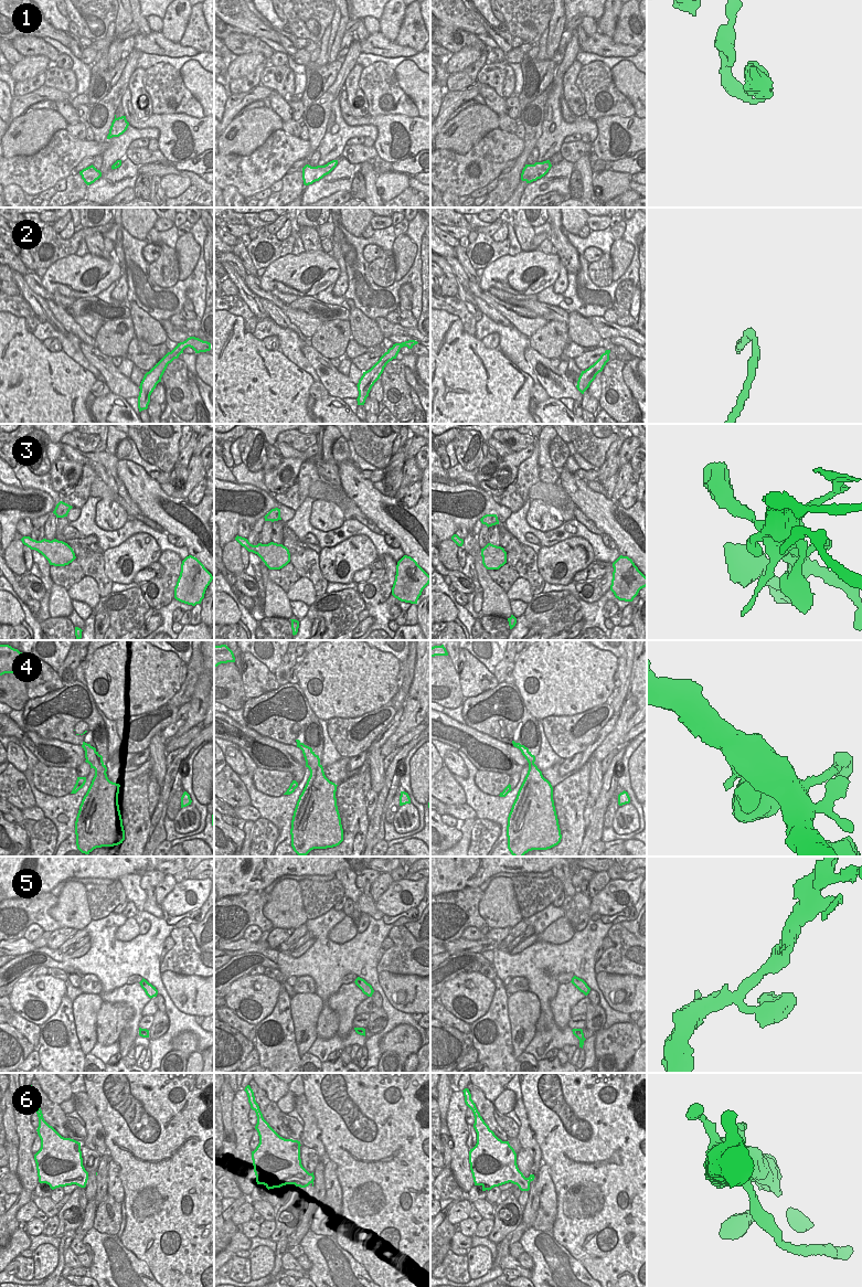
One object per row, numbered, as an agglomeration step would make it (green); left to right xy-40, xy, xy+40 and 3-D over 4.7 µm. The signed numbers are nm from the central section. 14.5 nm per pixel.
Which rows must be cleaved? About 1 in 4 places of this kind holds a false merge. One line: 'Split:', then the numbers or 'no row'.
Split: 6

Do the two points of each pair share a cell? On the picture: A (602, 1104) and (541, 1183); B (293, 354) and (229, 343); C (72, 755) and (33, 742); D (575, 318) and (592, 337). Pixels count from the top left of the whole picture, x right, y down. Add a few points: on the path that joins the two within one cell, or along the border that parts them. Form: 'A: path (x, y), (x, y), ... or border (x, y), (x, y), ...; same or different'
A: border (543, 1162), (549, 1166), (555, 1198); different
B: border (279, 349), (302, 369); different
C: path (62, 754), (50, 753), (43, 750); same
D: path (577, 322), (587, 332); same

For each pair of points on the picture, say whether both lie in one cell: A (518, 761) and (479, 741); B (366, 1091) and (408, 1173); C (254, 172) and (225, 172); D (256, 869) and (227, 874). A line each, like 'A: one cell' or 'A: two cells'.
A: one cell
B: one cell
C: one cell
D: one cell

